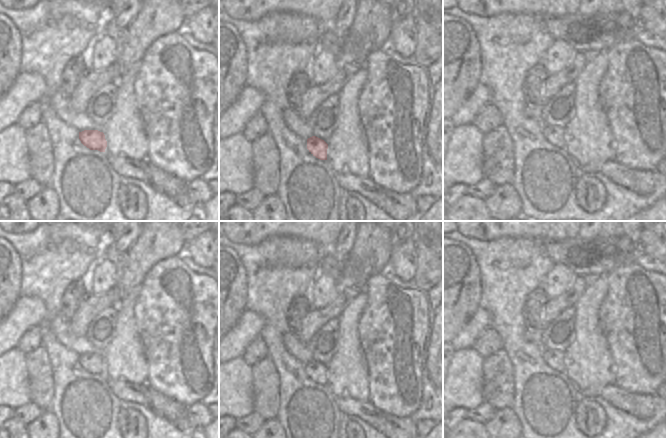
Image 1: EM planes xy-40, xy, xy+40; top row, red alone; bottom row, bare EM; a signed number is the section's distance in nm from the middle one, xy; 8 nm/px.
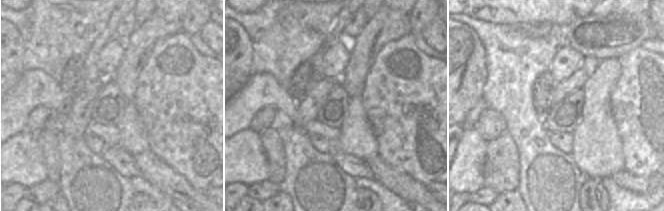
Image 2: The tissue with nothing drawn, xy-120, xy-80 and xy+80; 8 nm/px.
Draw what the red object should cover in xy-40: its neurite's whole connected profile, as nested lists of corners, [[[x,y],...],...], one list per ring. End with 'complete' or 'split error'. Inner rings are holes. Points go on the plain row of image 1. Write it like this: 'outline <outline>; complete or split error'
outline [[[84,354],[79,356],[81,367],[90,374],[105,376],[107,365],[103,356],[98,354]]]; complete

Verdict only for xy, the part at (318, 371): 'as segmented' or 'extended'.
extended

